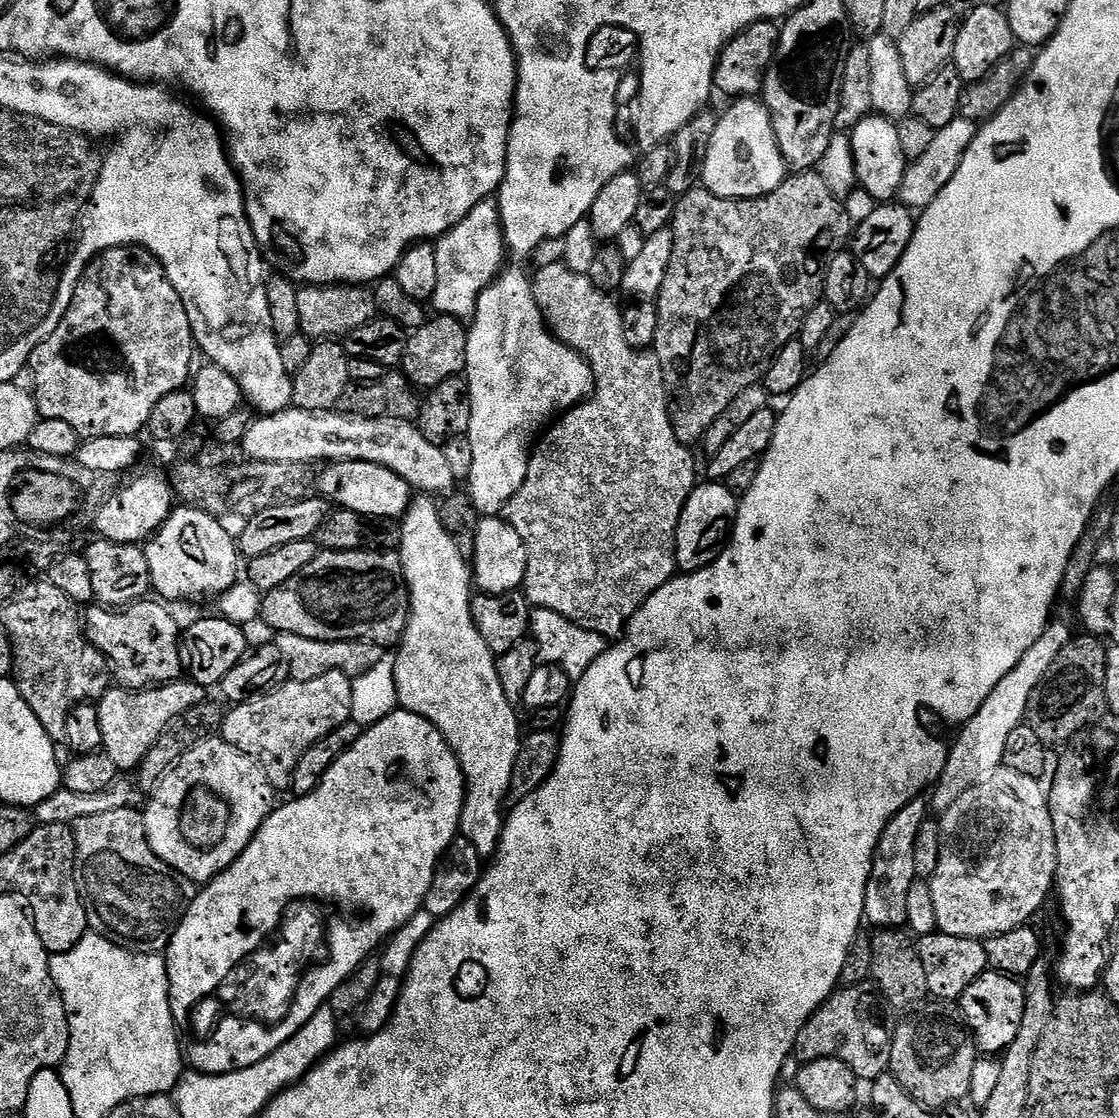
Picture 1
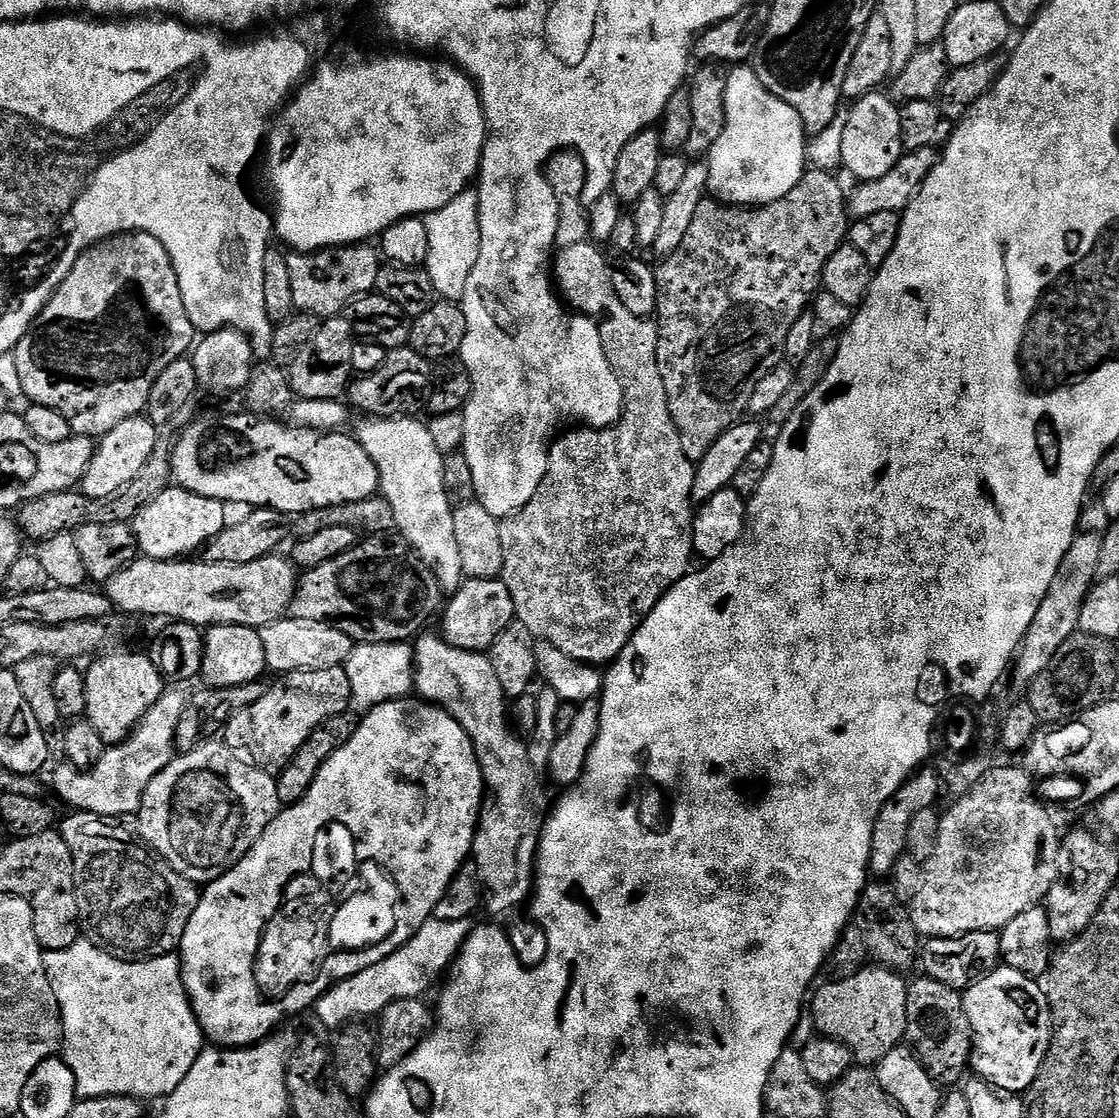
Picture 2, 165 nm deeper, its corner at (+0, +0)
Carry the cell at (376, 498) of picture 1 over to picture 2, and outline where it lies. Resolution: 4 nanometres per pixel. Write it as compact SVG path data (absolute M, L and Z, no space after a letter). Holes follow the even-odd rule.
M201 414L196 417L192 424L186 426L182 432L175 438L172 445L172 480L179 487L185 488L187 492L202 494L202 498L214 498L224 502L246 502L251 504L253 509L273 508L278 513L299 514L309 512L311 508L325 508L326 506L338 506L346 502L362 502L362 498L370 498L380 492L380 475L378 466L366 454L366 450L360 445L360 441L355 435L348 434L343 436L343 431L325 432L323 434L312 432L308 428L298 428L288 422L281 422L279 419L260 419L259 416L243 414L244 416L208 416Z

